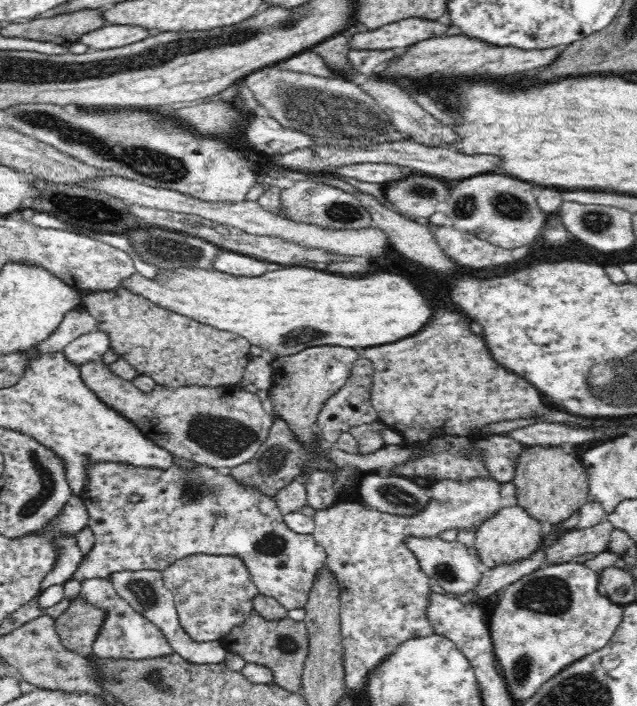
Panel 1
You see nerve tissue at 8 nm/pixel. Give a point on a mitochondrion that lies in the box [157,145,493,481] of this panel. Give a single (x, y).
(222, 436)

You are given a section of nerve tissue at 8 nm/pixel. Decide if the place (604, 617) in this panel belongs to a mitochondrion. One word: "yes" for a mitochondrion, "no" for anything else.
no

